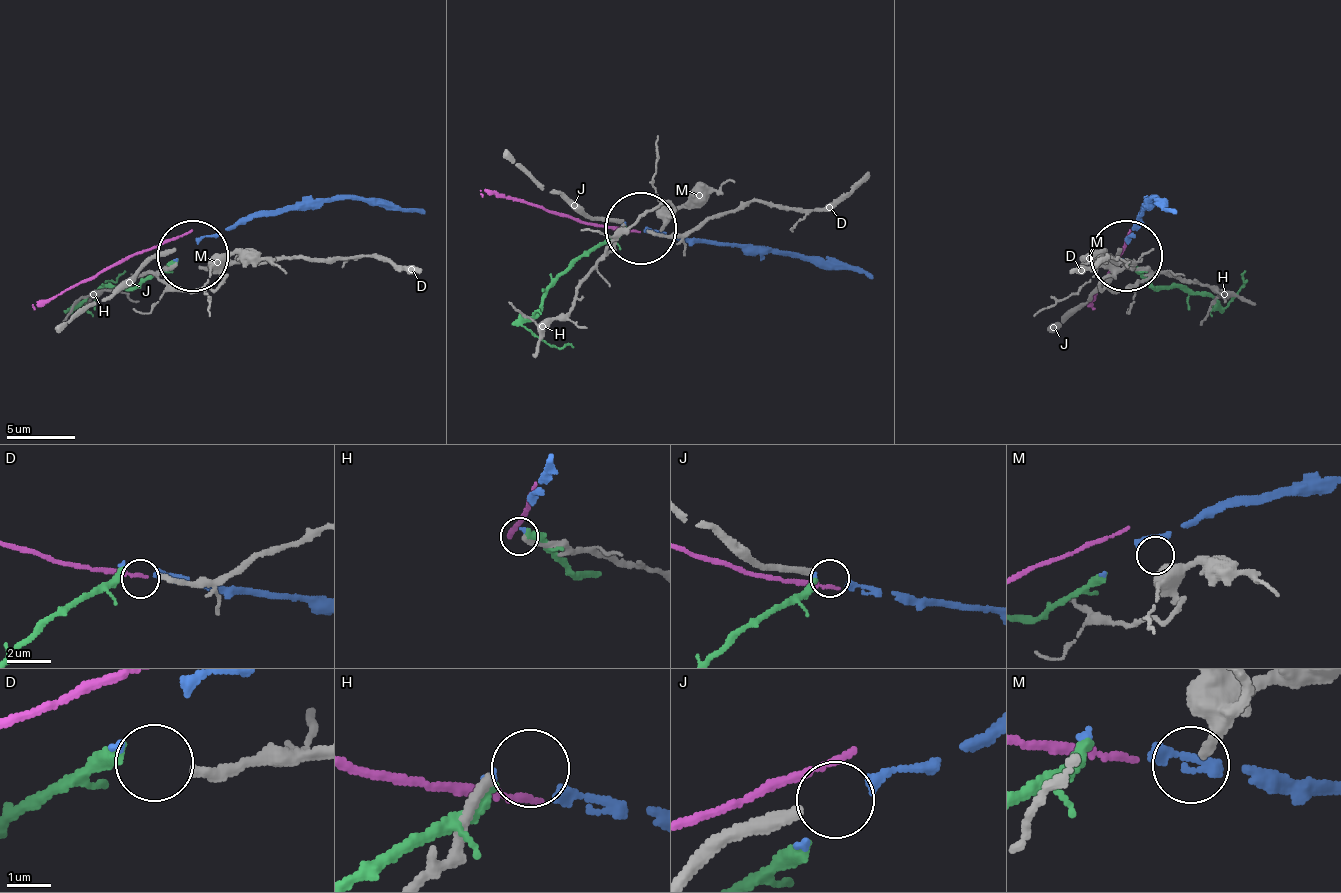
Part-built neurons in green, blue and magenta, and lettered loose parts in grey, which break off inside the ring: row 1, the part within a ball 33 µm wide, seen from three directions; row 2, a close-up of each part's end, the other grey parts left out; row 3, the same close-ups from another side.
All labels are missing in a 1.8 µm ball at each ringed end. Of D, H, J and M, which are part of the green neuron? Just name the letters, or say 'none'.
D

